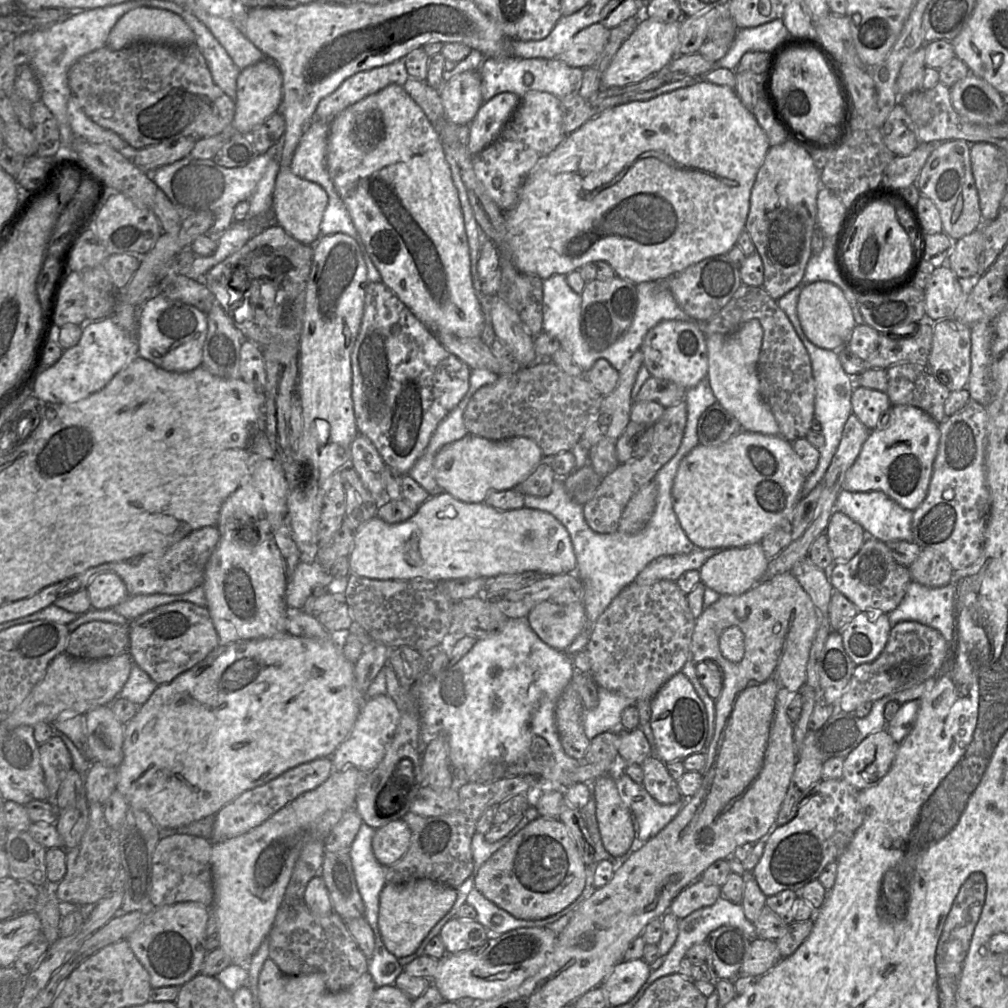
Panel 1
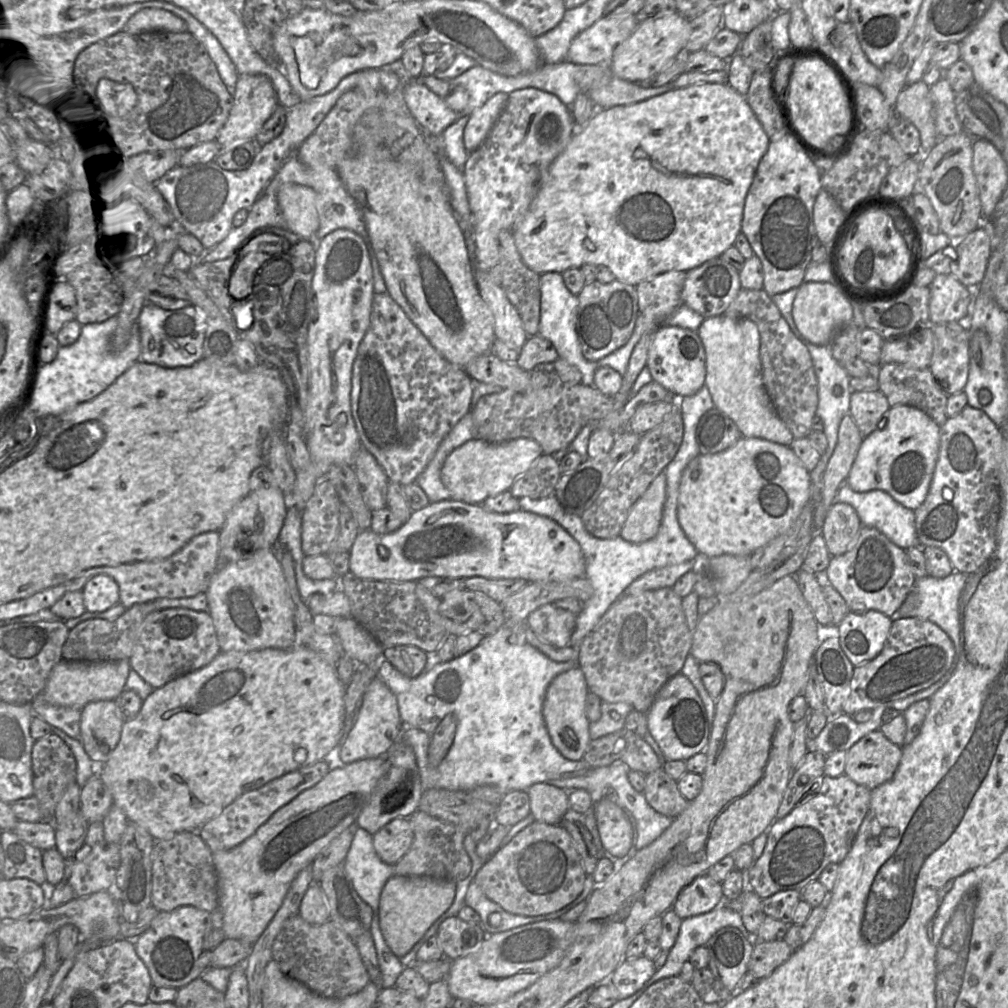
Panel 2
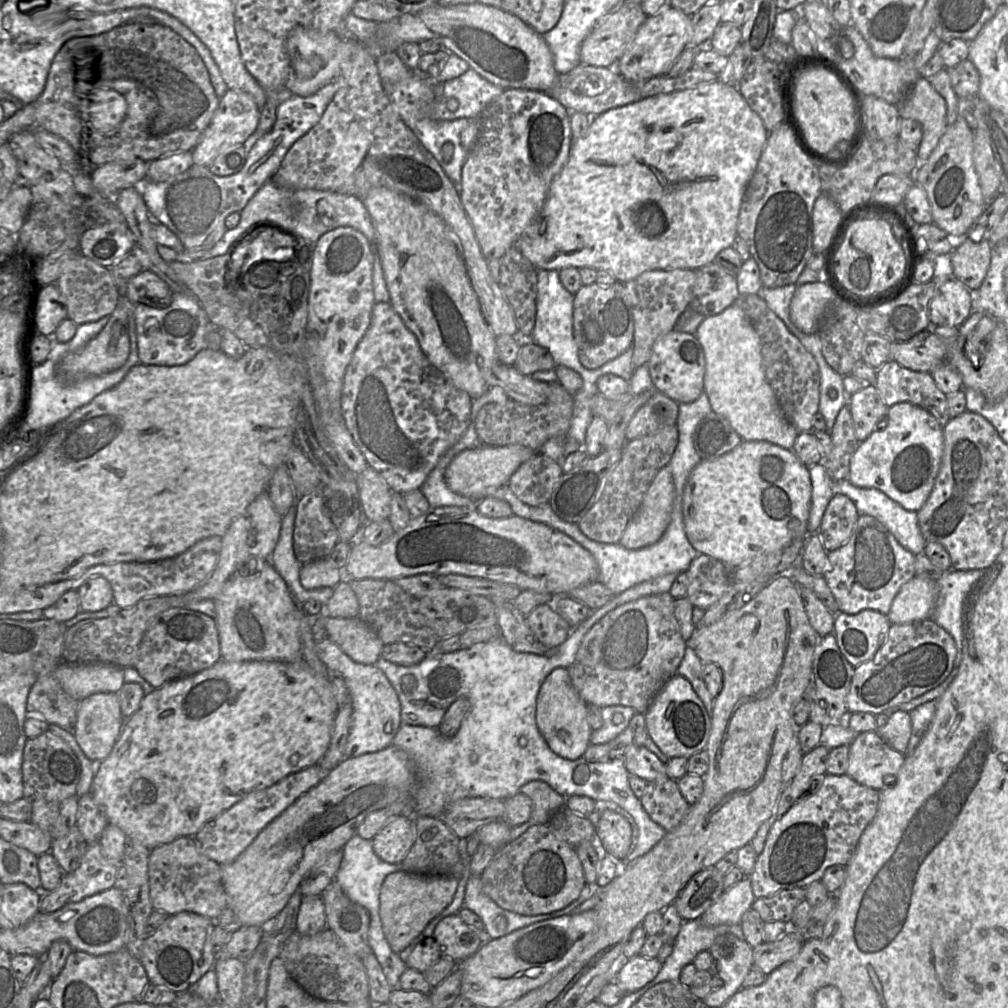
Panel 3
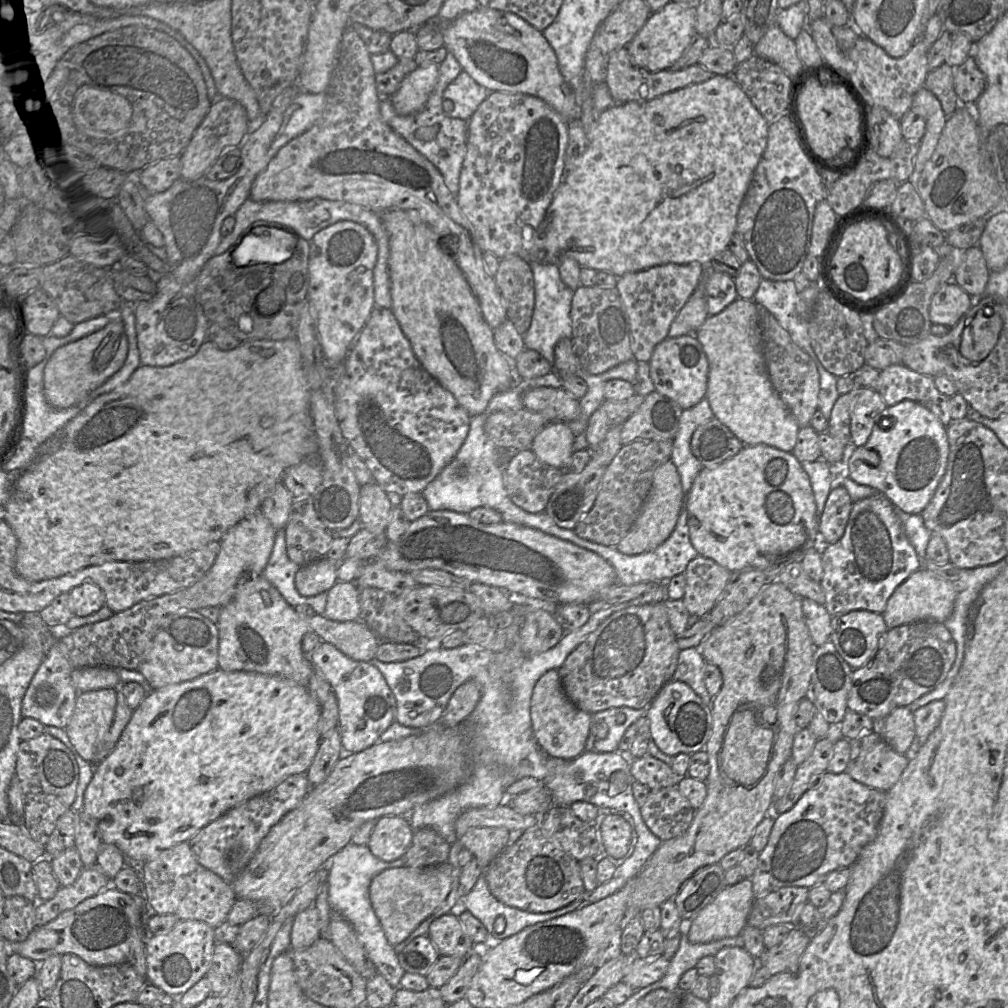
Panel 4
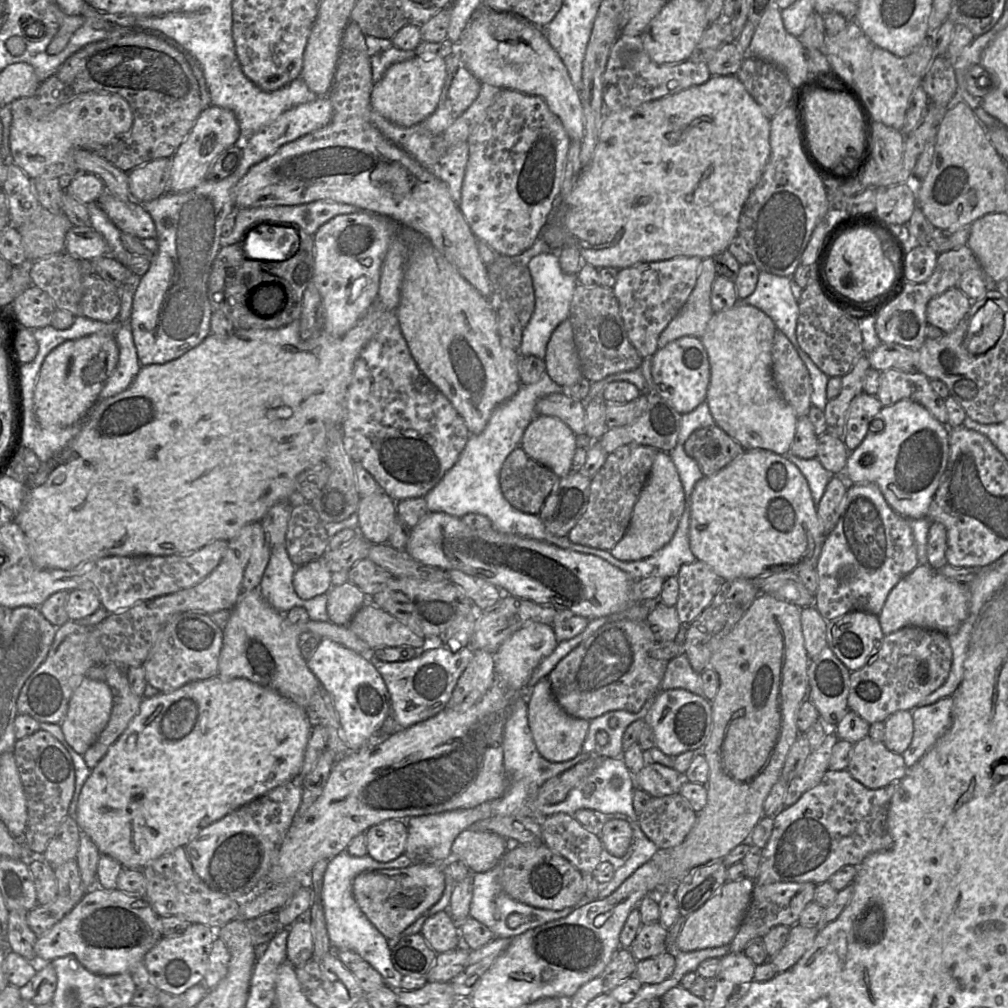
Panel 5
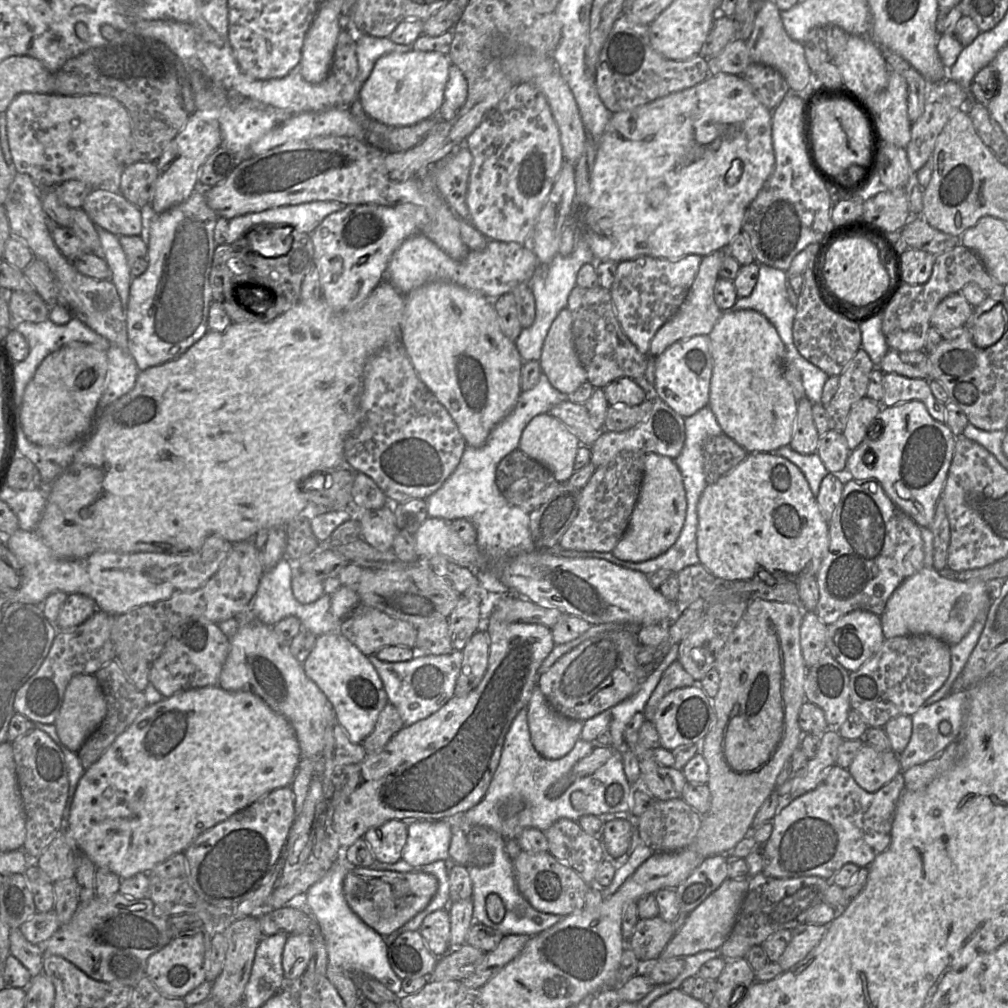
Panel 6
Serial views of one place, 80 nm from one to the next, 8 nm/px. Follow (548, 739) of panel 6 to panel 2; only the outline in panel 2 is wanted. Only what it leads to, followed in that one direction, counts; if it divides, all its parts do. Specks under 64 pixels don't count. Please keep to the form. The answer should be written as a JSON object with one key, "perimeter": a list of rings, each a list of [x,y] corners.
{"perimeter":[[[579,667],[558,674],[546,690],[542,714],[552,744],[568,760],[581,760],[590,743],[589,724],[585,704],[589,692],[582,670]]]}

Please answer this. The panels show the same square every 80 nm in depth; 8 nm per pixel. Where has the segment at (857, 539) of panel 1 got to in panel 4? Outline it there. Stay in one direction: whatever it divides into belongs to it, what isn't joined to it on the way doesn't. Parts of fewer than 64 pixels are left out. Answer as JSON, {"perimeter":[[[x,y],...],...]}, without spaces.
{"perimeter":[[[841,485],[834,486],[819,516],[819,540],[823,545],[834,544],[843,536],[853,501]]]}

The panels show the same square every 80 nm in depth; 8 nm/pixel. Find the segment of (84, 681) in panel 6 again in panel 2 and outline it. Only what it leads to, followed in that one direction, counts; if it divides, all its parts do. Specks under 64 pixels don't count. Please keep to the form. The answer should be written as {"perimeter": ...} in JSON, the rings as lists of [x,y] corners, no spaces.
{"perimeter":[[[99,700],[81,710],[81,743],[94,762],[105,763],[115,750],[126,721],[114,700]]]}

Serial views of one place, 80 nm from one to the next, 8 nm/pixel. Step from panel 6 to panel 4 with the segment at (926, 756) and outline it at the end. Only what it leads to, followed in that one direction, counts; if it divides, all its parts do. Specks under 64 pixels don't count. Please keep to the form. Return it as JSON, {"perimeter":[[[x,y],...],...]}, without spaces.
{"perimeter":[[[943,699],[932,701],[913,712],[915,736],[904,756],[912,760],[924,745],[930,734],[938,726],[945,710]]]}

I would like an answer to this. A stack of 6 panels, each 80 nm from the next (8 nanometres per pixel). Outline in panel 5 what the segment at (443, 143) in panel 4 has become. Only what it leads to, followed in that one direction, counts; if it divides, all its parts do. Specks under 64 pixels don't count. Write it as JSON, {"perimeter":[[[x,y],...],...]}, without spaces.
{"perimeter":[[[453,43],[453,52],[444,58],[446,64],[446,79],[440,95],[440,99],[435,111],[422,122],[411,127],[396,125],[378,112],[371,111],[371,122],[373,125],[391,142],[402,148],[406,153],[417,160],[425,169],[430,171],[440,180],[444,181],[450,191],[452,199],[459,204],[462,196],[462,185],[469,158],[469,148],[467,141],[457,144],[446,153],[439,153],[434,149],[434,138],[441,135],[455,120],[456,116],[450,113],[444,103],[448,98],[448,90],[452,79],[460,67],[460,60],[457,54],[456,45]]]}

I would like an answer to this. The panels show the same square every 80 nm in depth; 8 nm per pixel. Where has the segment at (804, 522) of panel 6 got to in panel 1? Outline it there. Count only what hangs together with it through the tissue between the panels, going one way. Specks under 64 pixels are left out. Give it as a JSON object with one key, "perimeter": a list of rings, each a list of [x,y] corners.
{"perimeter":[[[741,431],[727,442],[706,447],[698,444],[680,461],[673,486],[672,505],[683,531],[697,548],[728,549],[760,543],[801,499],[806,477],[792,442],[780,435]]]}

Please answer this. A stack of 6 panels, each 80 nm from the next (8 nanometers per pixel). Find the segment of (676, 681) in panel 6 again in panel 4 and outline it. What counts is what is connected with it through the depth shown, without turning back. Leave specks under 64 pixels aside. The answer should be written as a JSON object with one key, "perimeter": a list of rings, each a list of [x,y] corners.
{"perimeter":[[[691,647],[680,650],[673,680],[684,682],[690,686],[711,709],[713,697],[709,695],[704,683],[705,664],[699,648]]]}

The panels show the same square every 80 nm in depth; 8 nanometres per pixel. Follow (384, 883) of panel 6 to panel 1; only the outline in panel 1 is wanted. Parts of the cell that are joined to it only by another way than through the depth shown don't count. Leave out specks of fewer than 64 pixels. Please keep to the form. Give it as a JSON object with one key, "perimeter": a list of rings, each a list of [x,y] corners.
{"perimeter":[[[429,879],[387,883],[379,899],[378,929],[387,950],[397,959],[413,954],[430,930],[451,910],[457,889]]]}

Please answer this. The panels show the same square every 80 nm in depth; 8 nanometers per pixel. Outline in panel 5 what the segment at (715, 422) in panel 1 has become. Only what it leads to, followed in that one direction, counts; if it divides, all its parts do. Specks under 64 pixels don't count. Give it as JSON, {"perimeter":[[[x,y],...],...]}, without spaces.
{"perimeter":[[[717,425],[695,430],[686,440],[684,449],[686,454],[697,462],[703,476],[715,474],[745,452],[739,443]]]}

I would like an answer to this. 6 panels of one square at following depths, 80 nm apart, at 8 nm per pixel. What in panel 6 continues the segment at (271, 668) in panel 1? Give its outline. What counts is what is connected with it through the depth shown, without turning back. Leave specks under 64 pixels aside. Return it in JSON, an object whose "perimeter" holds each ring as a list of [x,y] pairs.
{"perimeter":[[[219,685],[181,691],[156,704],[147,705],[102,756],[85,770],[74,794],[66,830],[76,841],[80,852],[97,868],[108,868],[121,879],[130,878],[138,873],[148,873],[173,855],[184,853],[189,845],[206,830],[227,820],[269,792],[291,786],[299,761],[300,747],[292,725],[258,696],[247,691],[229,692]]]}

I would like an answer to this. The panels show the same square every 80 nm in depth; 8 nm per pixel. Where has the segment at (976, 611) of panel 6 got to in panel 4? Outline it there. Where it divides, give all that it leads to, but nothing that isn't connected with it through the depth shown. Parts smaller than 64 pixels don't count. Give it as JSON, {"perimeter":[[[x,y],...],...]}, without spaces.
{"perimeter":[[[920,567],[894,590],[886,603],[882,617],[888,629],[918,621],[944,623],[952,613],[955,598],[954,583]]]}

